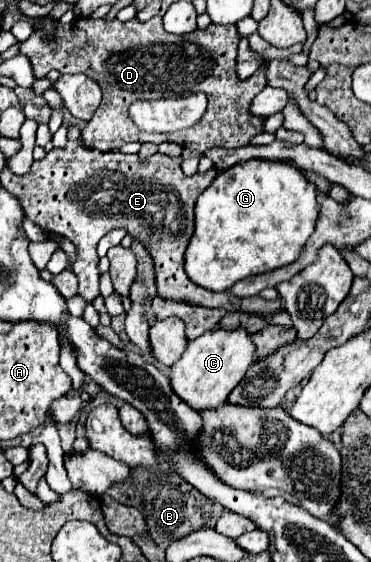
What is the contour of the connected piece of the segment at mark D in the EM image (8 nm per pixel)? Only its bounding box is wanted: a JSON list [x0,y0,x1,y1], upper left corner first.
[20,16,266,154]

